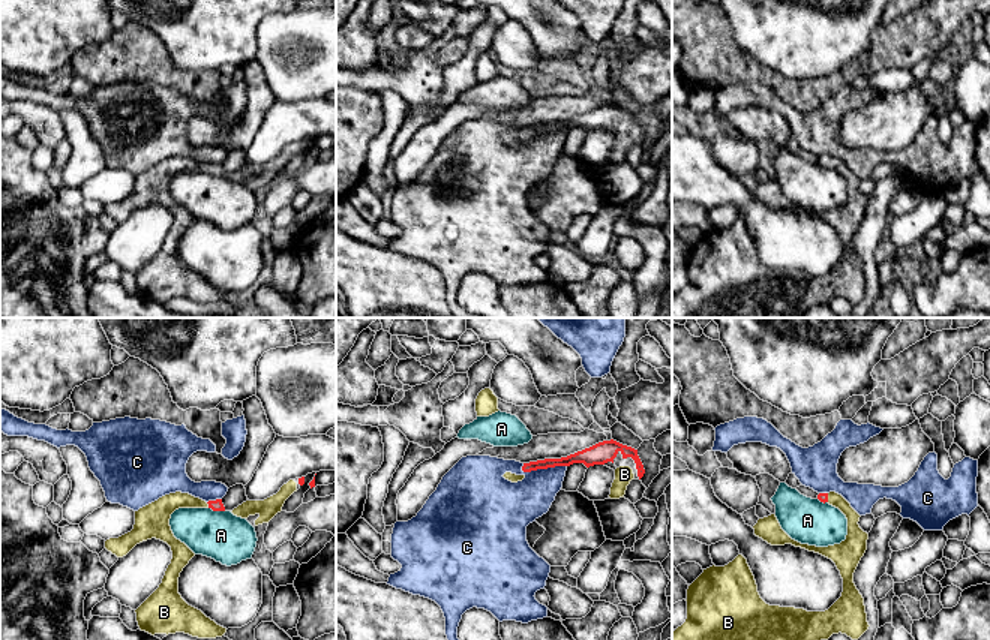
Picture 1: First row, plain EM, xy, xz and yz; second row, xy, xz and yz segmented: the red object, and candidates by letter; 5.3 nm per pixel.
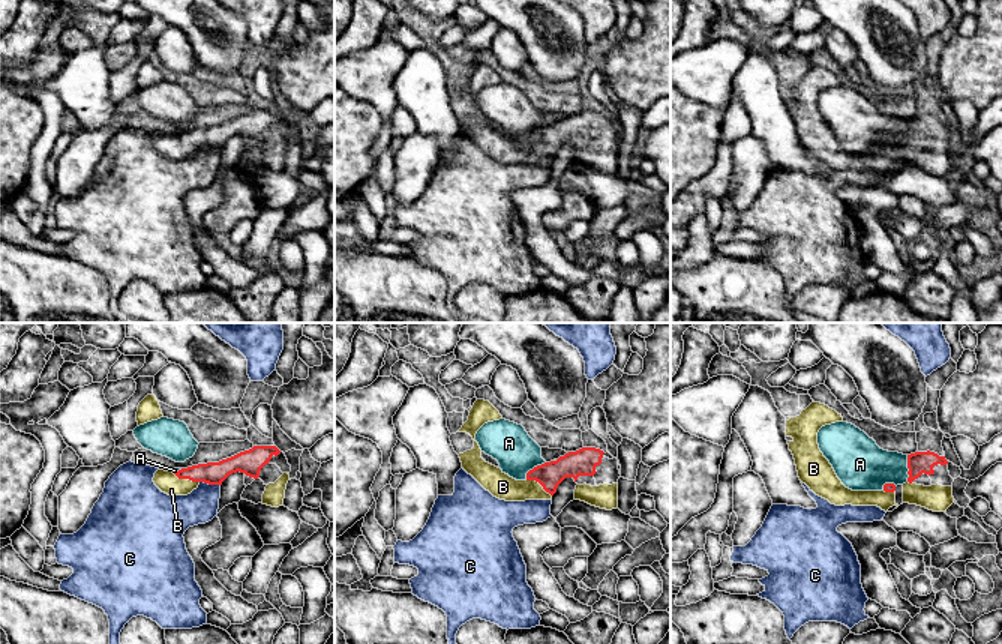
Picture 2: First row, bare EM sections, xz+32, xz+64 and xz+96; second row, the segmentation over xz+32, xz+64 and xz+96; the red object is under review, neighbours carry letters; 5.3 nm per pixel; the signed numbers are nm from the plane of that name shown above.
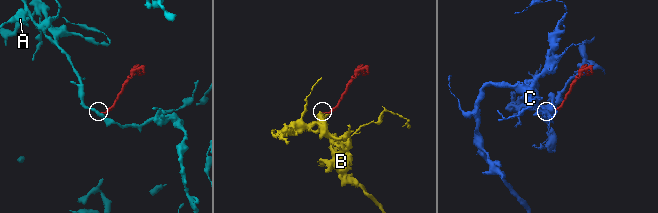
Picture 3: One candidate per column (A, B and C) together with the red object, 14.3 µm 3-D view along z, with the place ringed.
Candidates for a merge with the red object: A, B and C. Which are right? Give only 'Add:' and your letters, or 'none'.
Add: B

